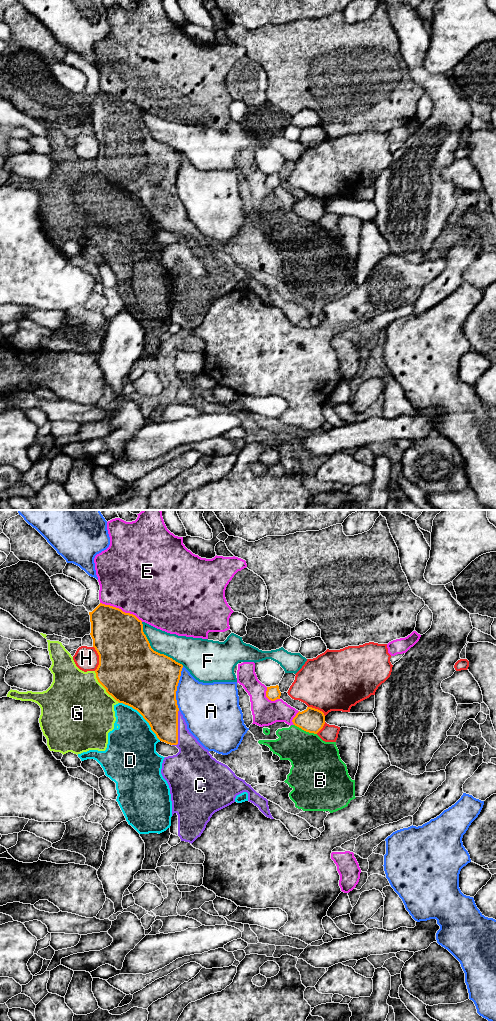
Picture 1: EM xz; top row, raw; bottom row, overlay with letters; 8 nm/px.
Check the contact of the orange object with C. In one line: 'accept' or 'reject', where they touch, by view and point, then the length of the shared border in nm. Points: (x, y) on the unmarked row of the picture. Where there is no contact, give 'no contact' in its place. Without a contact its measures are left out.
accept; contact xz (177, 217); length 300 nm

